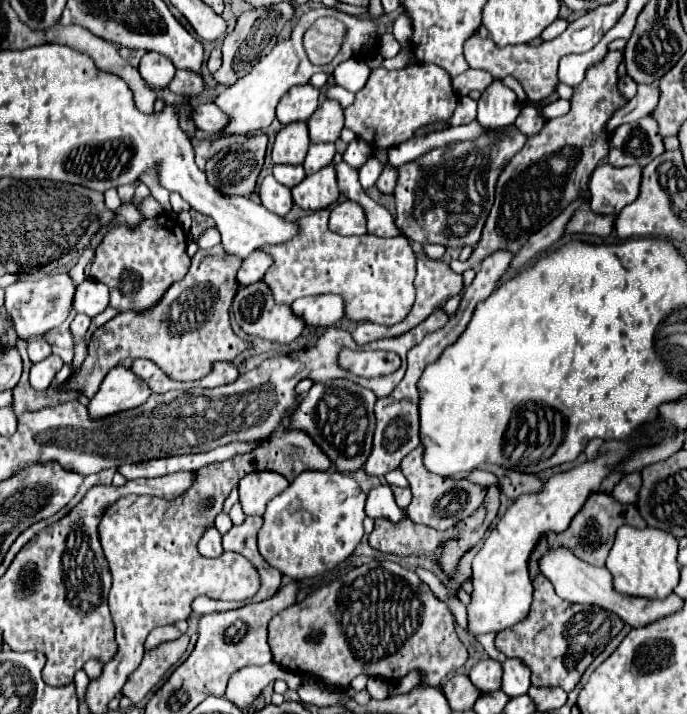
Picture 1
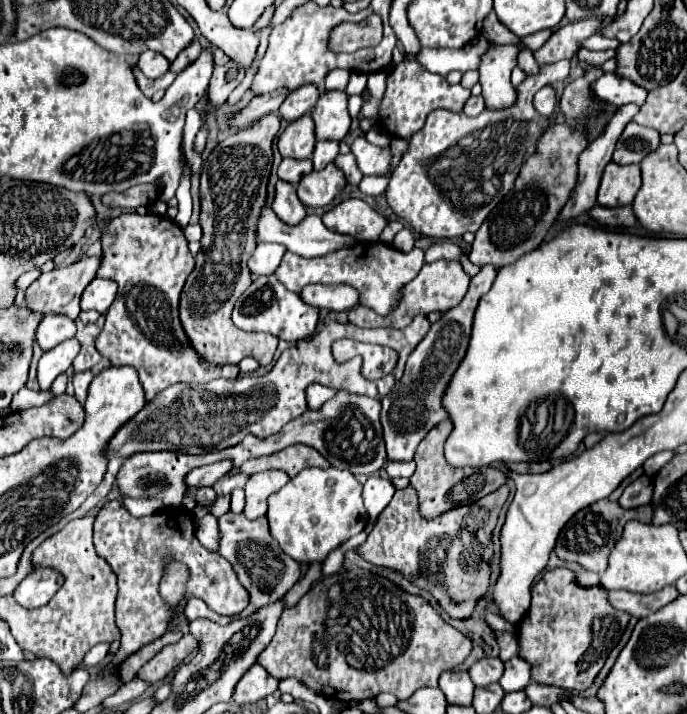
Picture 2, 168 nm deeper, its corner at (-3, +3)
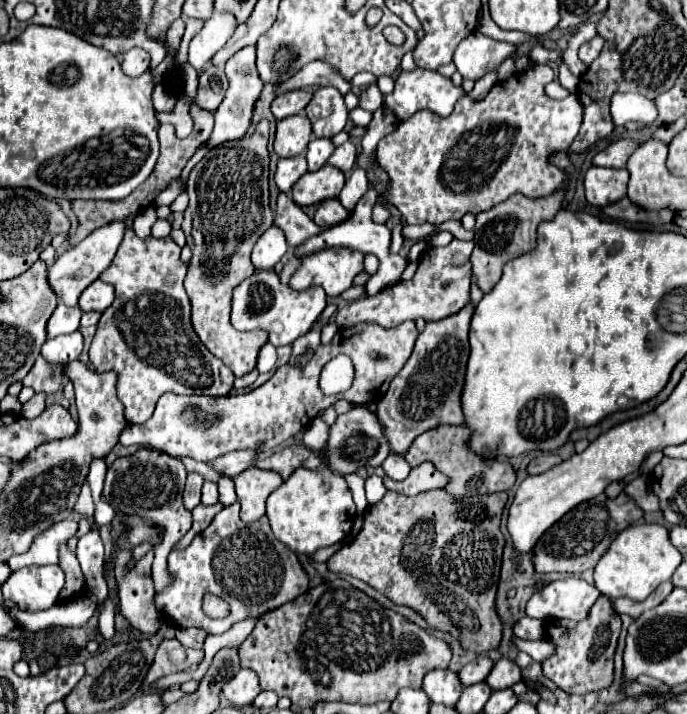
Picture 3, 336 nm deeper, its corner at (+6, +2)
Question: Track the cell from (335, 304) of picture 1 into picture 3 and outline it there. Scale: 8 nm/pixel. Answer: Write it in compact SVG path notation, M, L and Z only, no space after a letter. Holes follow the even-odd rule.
M327 248L301 258L299 270L289 280L295 290L307 290L309 286L323 286L327 296L339 296L347 290L353 278L363 270L363 252L351 248Z

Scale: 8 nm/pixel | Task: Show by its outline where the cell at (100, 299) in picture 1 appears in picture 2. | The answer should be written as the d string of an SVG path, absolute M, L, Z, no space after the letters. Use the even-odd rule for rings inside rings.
M96 277L96 279L92 279L90 285L84 289L80 307L82 307L82 311L94 309L94 311L98 311L98 313L106 313L108 307L112 305L114 297L116 297L116 283L110 281L110 279L100 279L100 277Z

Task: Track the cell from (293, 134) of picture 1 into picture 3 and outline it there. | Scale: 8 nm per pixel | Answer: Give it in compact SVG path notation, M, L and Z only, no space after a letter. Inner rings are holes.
M297 114L277 122L277 136L273 146L281 158L303 154L309 140L311 140L311 122L307 116Z

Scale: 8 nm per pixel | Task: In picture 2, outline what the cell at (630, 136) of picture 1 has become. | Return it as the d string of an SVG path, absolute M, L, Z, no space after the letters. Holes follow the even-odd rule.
M630 121L616 143L612 161L618 165L640 163L648 153L652 153L660 145L660 135L654 129L636 125Z

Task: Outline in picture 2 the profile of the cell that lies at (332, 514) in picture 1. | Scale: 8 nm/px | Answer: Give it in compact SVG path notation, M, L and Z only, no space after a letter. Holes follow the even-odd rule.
M308 467L268 497L268 523L280 549L294 561L302 565L322 563L332 549L364 531L368 511L362 501L362 485L352 473L342 469Z

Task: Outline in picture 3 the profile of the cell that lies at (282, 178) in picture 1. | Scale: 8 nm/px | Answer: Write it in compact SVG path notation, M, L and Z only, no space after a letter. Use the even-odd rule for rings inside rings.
M295 156L295 158L281 158L277 164L275 172L275 182L281 192L289 194L293 184L307 172L307 160L305 156Z

